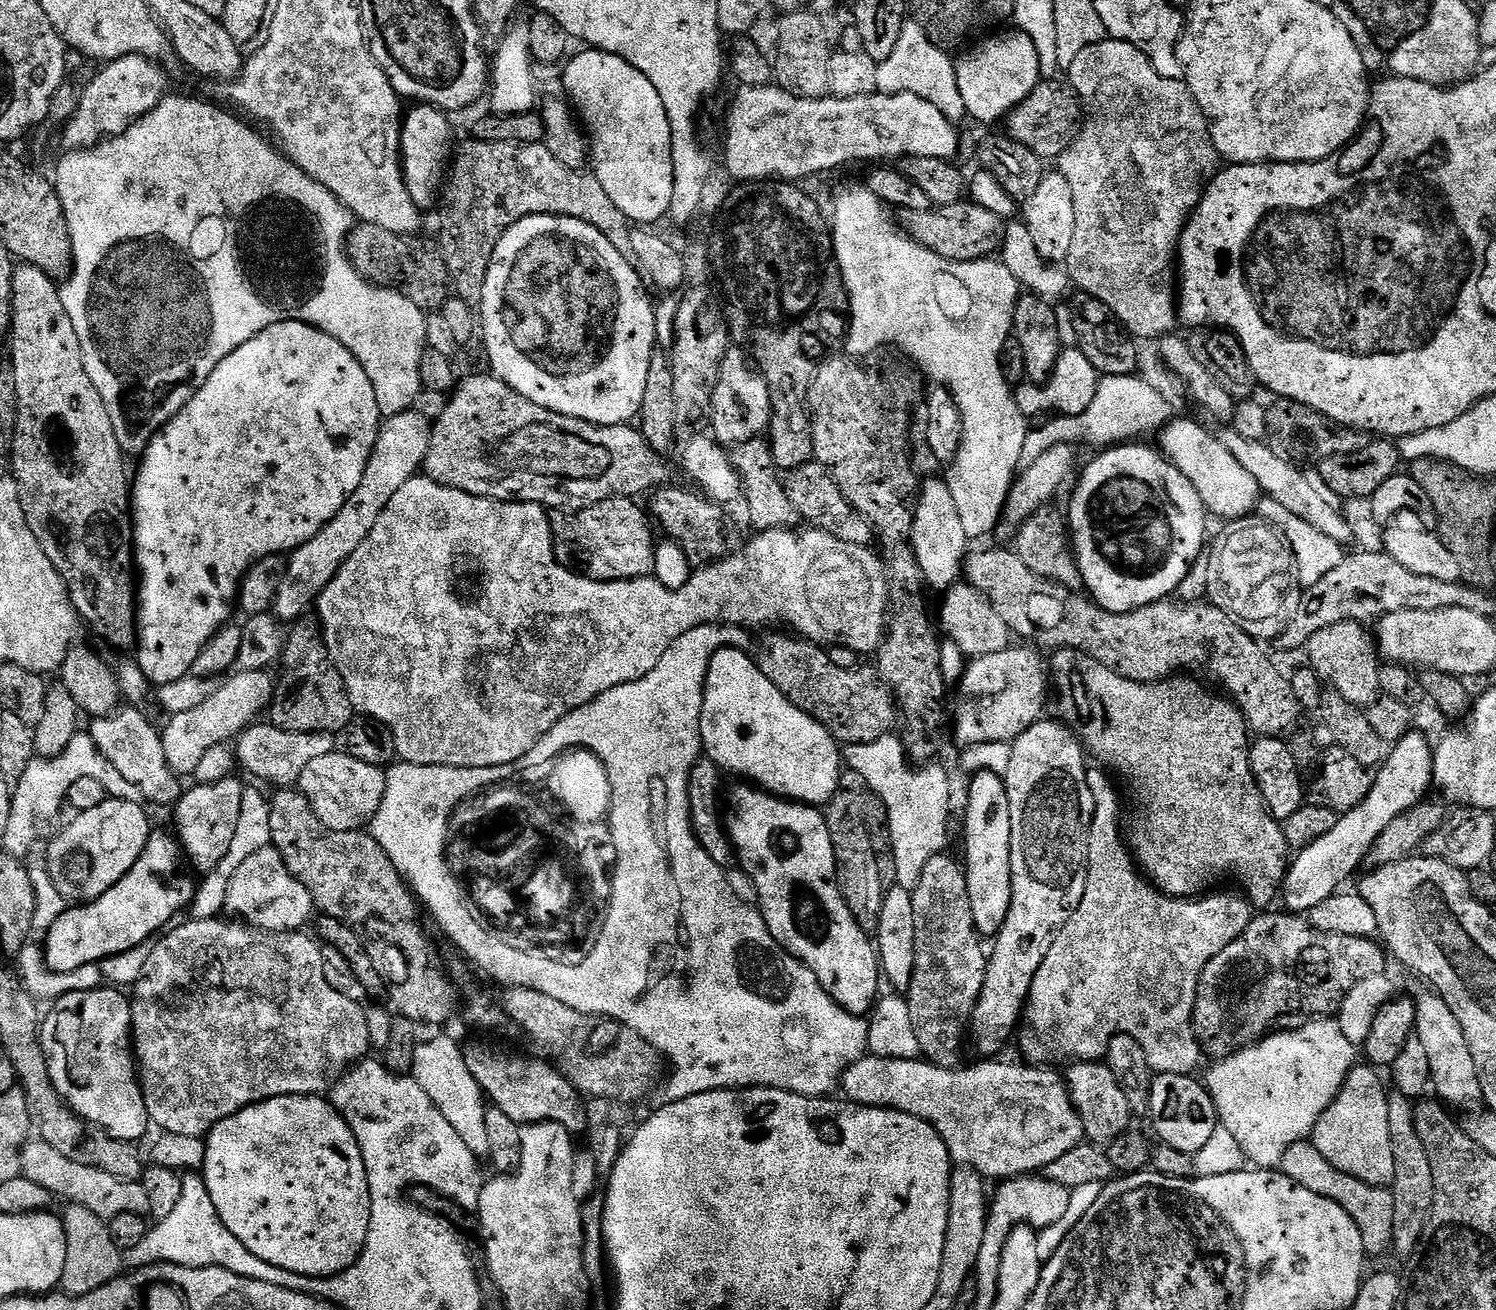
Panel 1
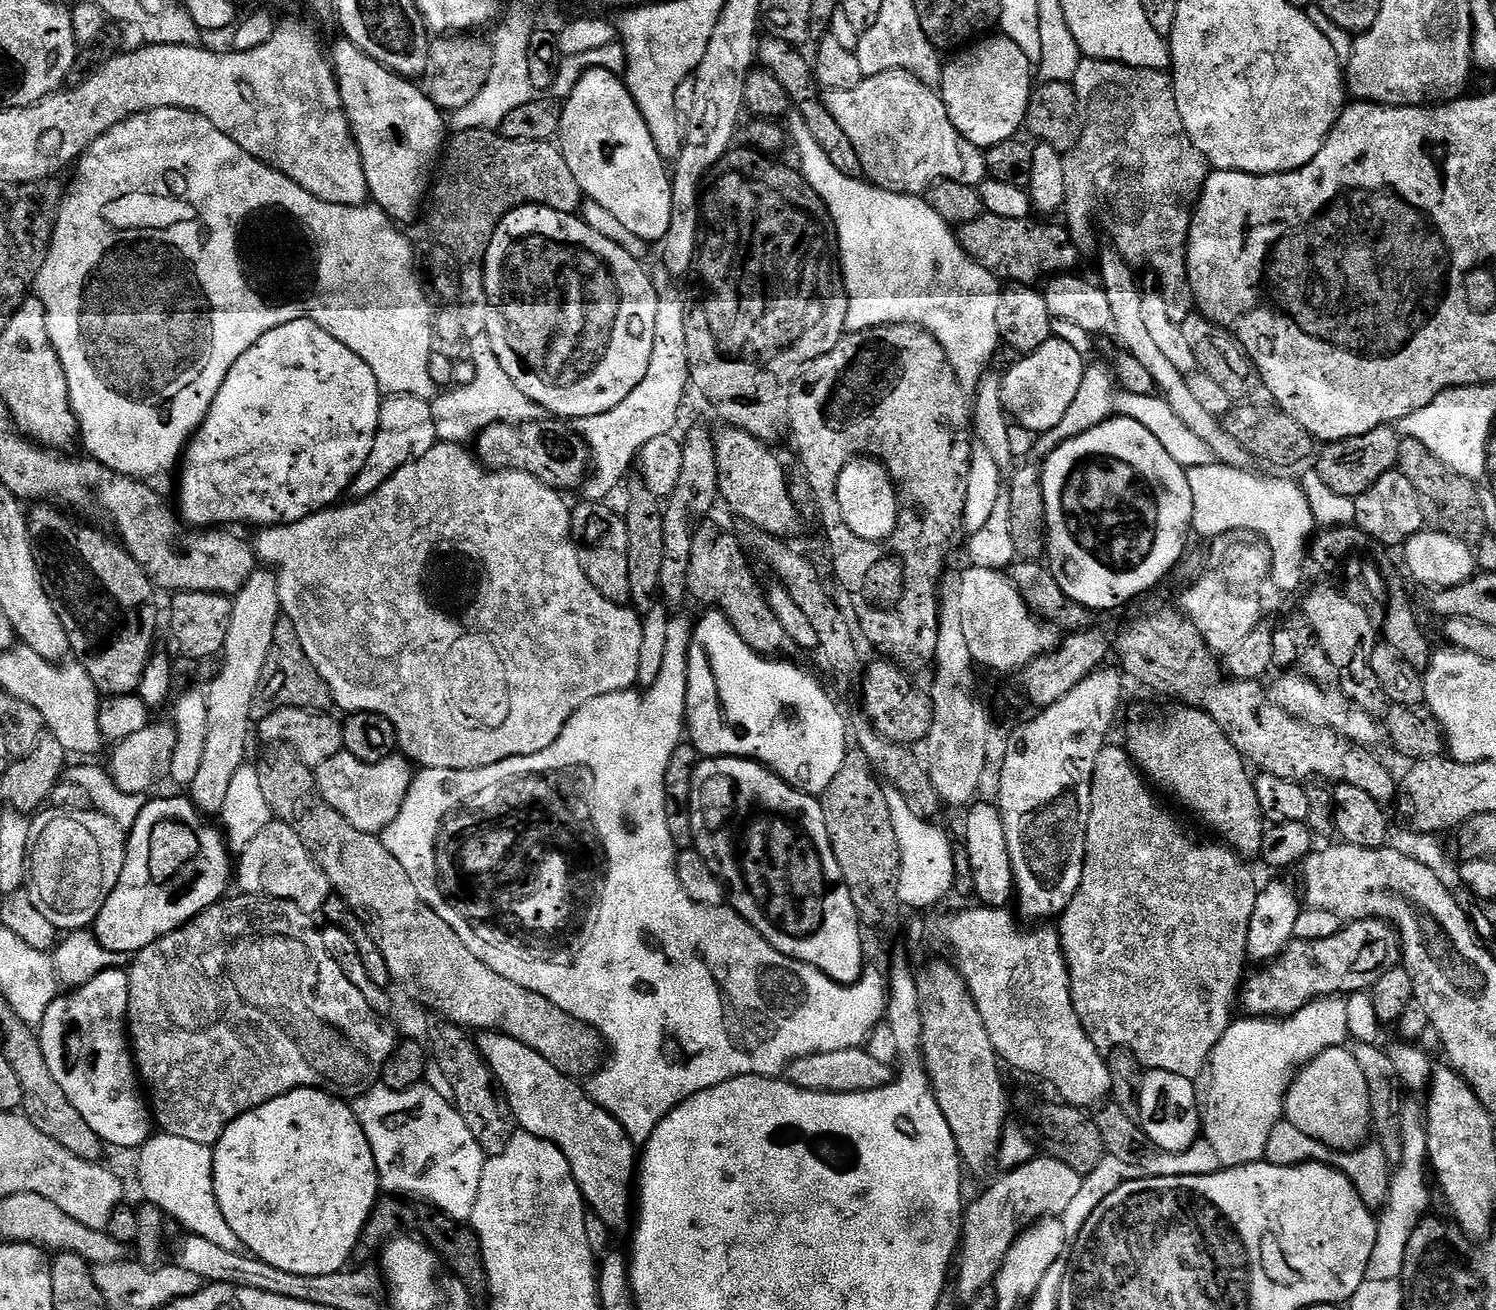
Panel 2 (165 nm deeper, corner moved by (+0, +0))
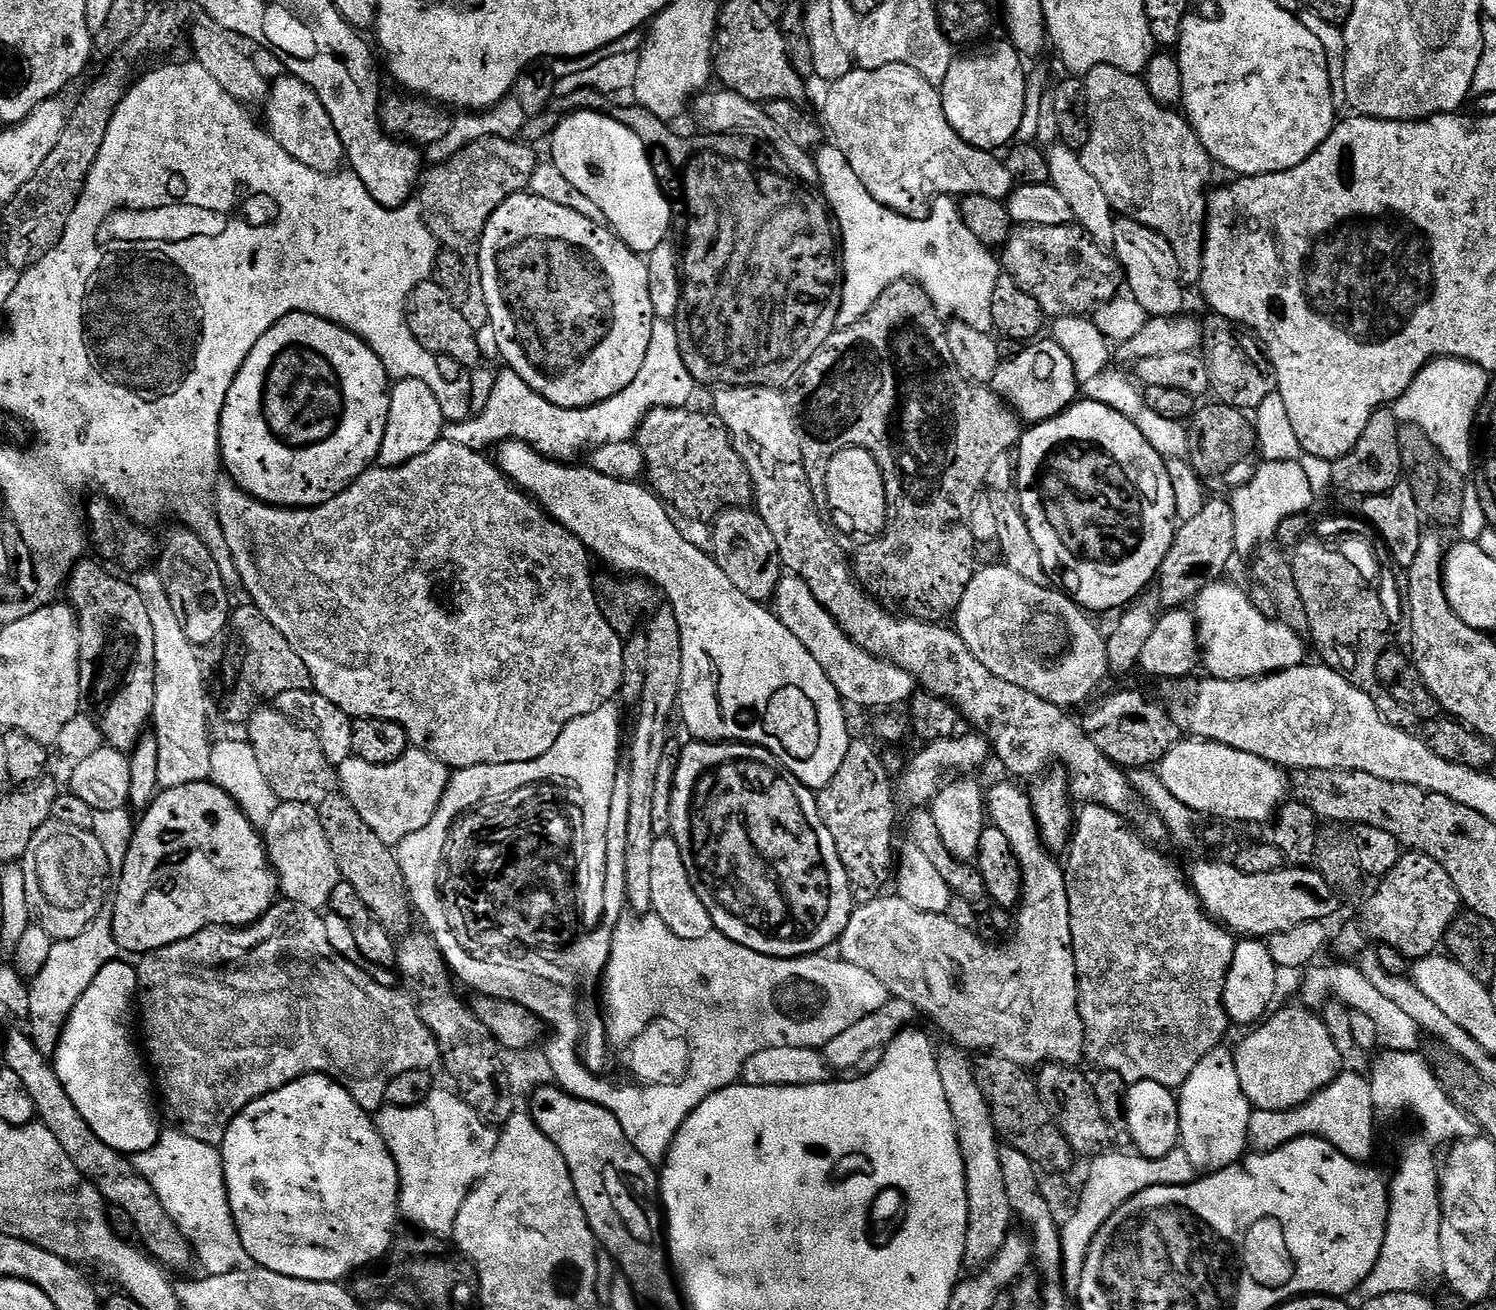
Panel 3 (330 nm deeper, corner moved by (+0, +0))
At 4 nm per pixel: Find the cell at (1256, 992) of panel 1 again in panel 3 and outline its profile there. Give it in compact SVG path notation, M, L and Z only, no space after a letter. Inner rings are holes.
M1411 850L1405 851L1403 855L1400 857L1400 861L1396 863L1394 866L1394 870L1390 870L1387 876L1383 877L1379 881L1380 884L1380 892L1376 892L1372 897L1369 898L1368 901L1364 904L1364 909L1360 912L1360 921L1357 924L1348 924L1344 929L1340 932L1340 937L1335 937L1334 940L1334 948L1336 944L1336 952L1337 957L1340 958L1352 958L1348 956L1355 957L1357 954L1363 953L1365 951L1366 945L1364 945L1364 940L1376 940L1375 943L1377 945L1388 945L1390 947L1395 948L1402 953L1405 959L1408 962L1415 962L1417 960L1423 960L1424 957L1433 955L1443 945L1444 936L1448 932L1448 927L1452 924L1452 921L1456 919L1457 916L1460 915L1462 911L1462 901L1460 899L1460 895L1458 894L1458 890L1454 886L1454 882L1450 882L1450 874L1446 874L1446 870L1442 870L1442 866L1438 862L1434 862L1434 858L1430 858L1426 854L1422 854L1421 852L1413 852Z

